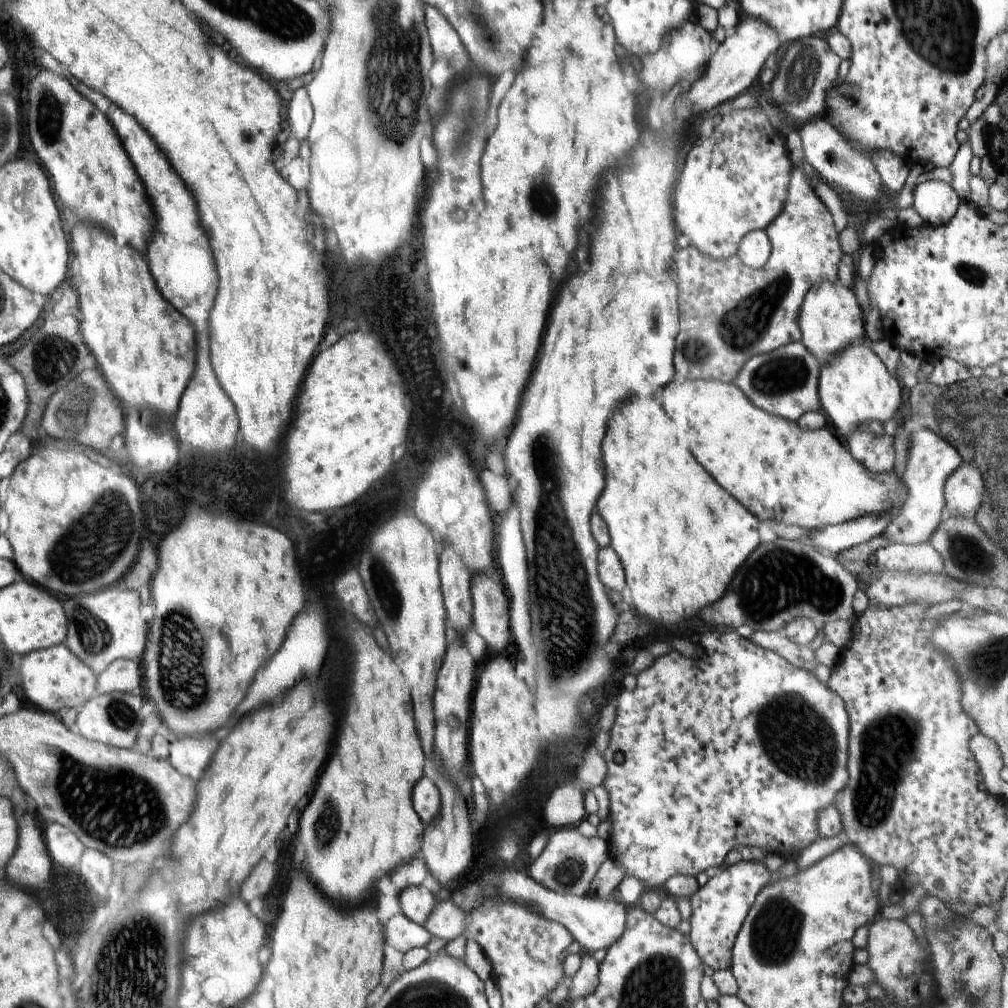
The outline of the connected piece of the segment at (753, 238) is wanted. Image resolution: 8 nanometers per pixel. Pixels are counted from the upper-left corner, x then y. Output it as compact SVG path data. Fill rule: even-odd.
M766 229L755 230L746 233L742 240L739 242L736 259L738 263L744 264L747 270L757 270L764 266L764 263L768 260L771 253L771 242L769 241L768 233Z

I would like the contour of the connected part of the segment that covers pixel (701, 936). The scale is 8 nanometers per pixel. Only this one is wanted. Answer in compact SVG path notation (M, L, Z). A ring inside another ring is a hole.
M740 861L729 865L689 898L691 904L688 940L702 962L712 970L729 969L736 935L755 901L756 895L770 882L771 872L762 861Z

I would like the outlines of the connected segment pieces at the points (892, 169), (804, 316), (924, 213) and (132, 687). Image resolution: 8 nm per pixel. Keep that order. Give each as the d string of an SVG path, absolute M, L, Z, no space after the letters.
M875 150L872 152L873 163L882 179L883 186L900 193L908 178L909 167L902 159L887 150Z
M836 279L834 282L818 281L810 285L810 290L806 292L800 309L801 341L822 366L832 357L837 357L841 348L849 345L852 341L866 340L864 317L854 291L842 284L840 279Z
M922 180L913 192L913 209L928 227L950 222L962 201L951 186L940 180Z
M118 660L110 670L97 675L96 695L118 692L132 692L138 694L142 686L142 672L138 660Z

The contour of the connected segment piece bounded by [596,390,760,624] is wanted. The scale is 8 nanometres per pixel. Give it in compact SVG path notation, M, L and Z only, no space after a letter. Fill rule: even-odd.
M658 390L654 396L636 394L628 402L622 402L622 406L618 406L618 410L614 410L614 414L610 414L606 436L602 440L602 460L606 462L606 488L596 502L596 510L598 510L597 513L600 514L600 518L604 520L609 530L611 536L609 545L616 551L624 567L627 582L626 595L630 598L630 594L632 594L630 600L634 602L636 612L640 612L642 616L646 616L654 622L680 624L682 620L686 620L688 616L694 616L704 606L716 602L724 594L724 588L728 586L730 578L734 576L734 572L738 570L742 560L746 560L750 556L750 552L760 544L757 528L759 520L752 516L747 508L740 506L726 490L722 490L718 486L718 482L714 482L714 478L696 462L696 458L690 454L686 436L672 432L670 416L664 412L664 406L662 406L662 390Z

